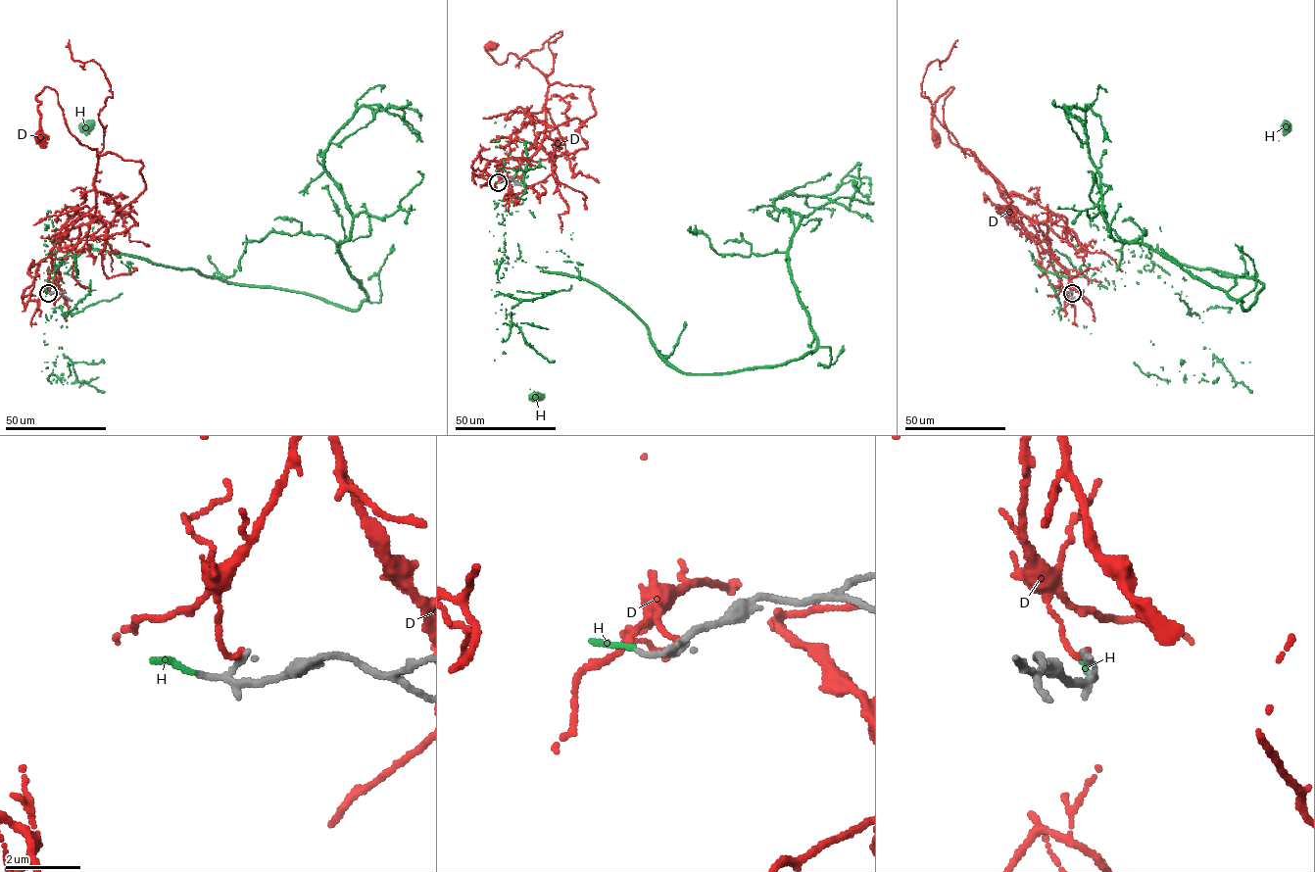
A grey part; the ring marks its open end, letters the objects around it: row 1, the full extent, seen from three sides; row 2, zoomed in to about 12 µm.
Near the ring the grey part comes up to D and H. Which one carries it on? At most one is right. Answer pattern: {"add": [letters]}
{"add": ["H"]}

